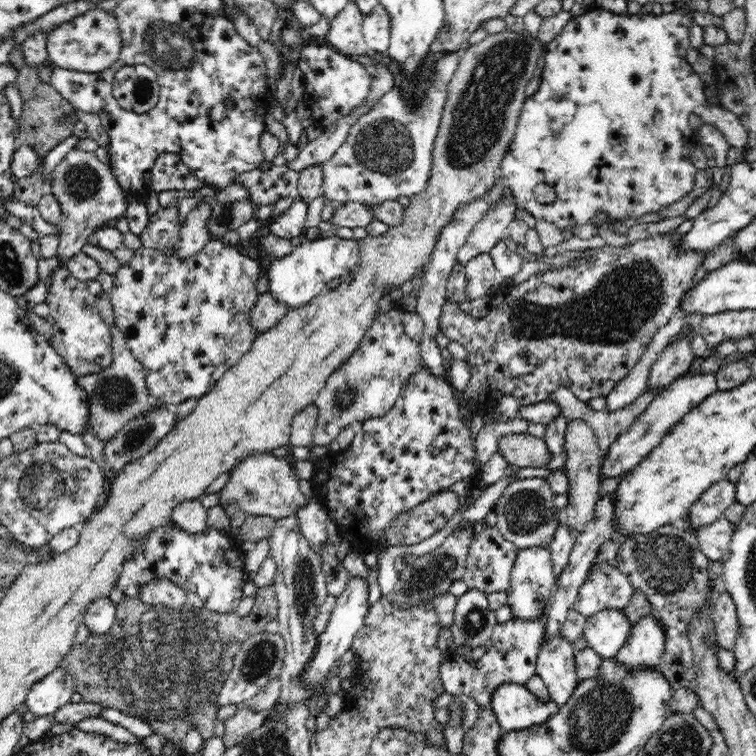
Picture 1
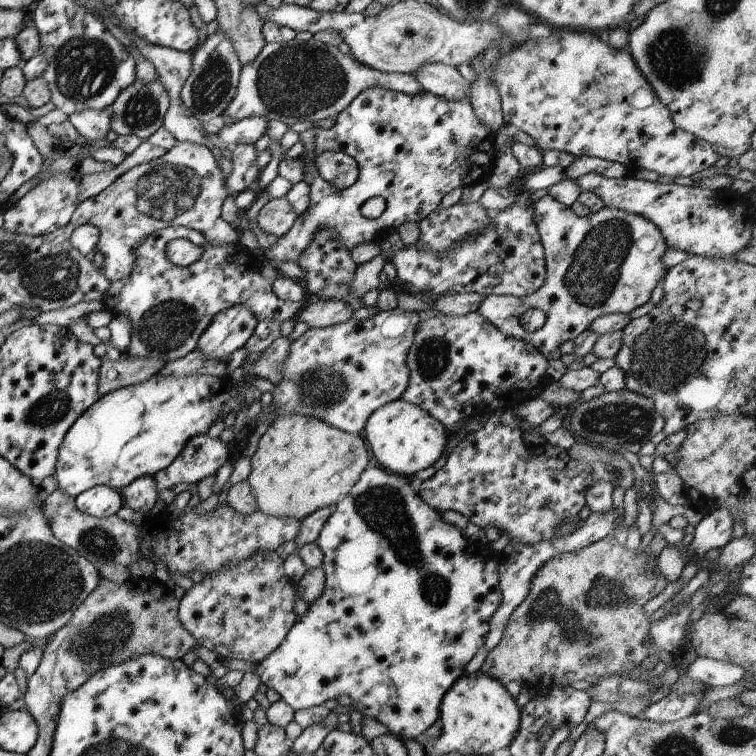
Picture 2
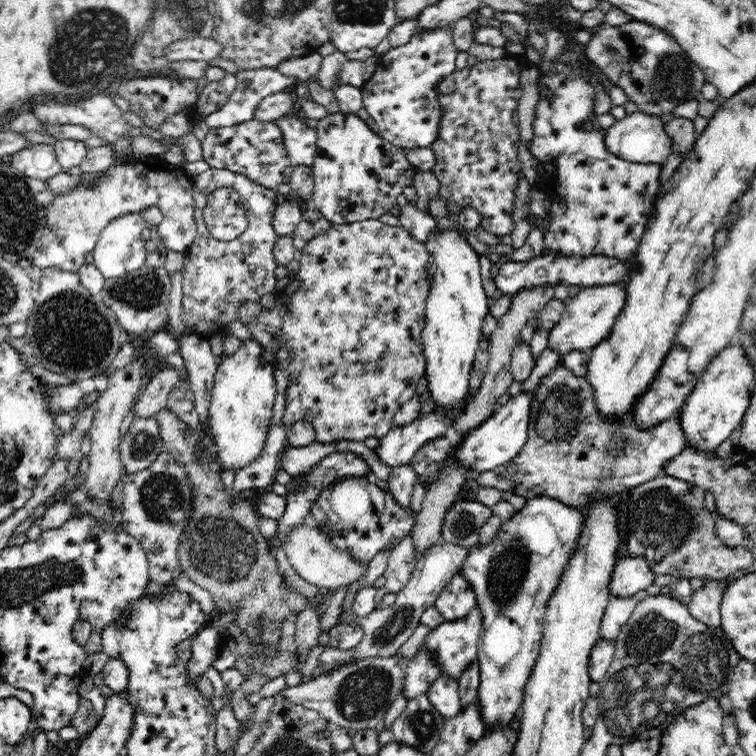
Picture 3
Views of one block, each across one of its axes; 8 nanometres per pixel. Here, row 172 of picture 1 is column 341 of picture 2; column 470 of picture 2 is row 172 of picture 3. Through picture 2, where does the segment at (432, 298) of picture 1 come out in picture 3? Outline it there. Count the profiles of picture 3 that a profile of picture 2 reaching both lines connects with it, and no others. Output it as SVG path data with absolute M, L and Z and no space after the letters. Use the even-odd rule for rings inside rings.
M494 11L492 18L507 22L522 36L524 44L534 46L542 57L535 84L540 99L529 151L540 169L536 188L552 202L547 219L531 220L532 225L535 222L544 230L543 250L552 249L577 257L603 255L622 262L631 261L657 199L660 165L629 163L606 149L605 132L598 129L592 111L595 92L588 83L588 73L557 62L557 57L566 51L570 42L562 30L552 22L542 24L542 18L530 21L524 15L511 12Z

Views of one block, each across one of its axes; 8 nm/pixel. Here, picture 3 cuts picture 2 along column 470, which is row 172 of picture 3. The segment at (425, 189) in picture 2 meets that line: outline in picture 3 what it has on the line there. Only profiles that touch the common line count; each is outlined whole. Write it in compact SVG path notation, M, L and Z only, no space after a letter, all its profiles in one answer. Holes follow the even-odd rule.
M138 157L115 167L112 165L95 187L78 187L54 196L33 260L37 270L54 268L77 273L111 220L128 213L140 213L149 206L157 206L164 214L154 231L157 241L168 251L186 251L197 235L192 179L182 167L166 162L164 158Z

